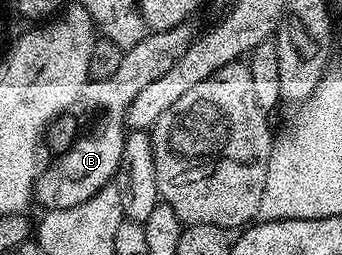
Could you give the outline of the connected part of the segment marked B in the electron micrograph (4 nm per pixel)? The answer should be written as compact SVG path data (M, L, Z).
M185 21L165 31L153 31L145 34L144 39L138 41L138 45L125 50L122 65L118 69L118 73L114 73L114 77L94 79L87 84L88 124L85 125L84 132L49 167L47 164L37 176L34 199L37 204L41 203L41 208L53 211L54 209L70 209L74 205L82 205L82 201L90 201L90 197L94 197L94 193L109 186L117 178L122 161L122 149L126 138L126 120L130 105L138 97L138 93L142 93L142 89L146 89L146 85L151 85L157 77L162 77L162 73L166 73L170 69L170 65L174 65L174 61L178 61L178 57L182 57L182 53L186 53L186 49L192 44L194 38L190 24L191 22Z

